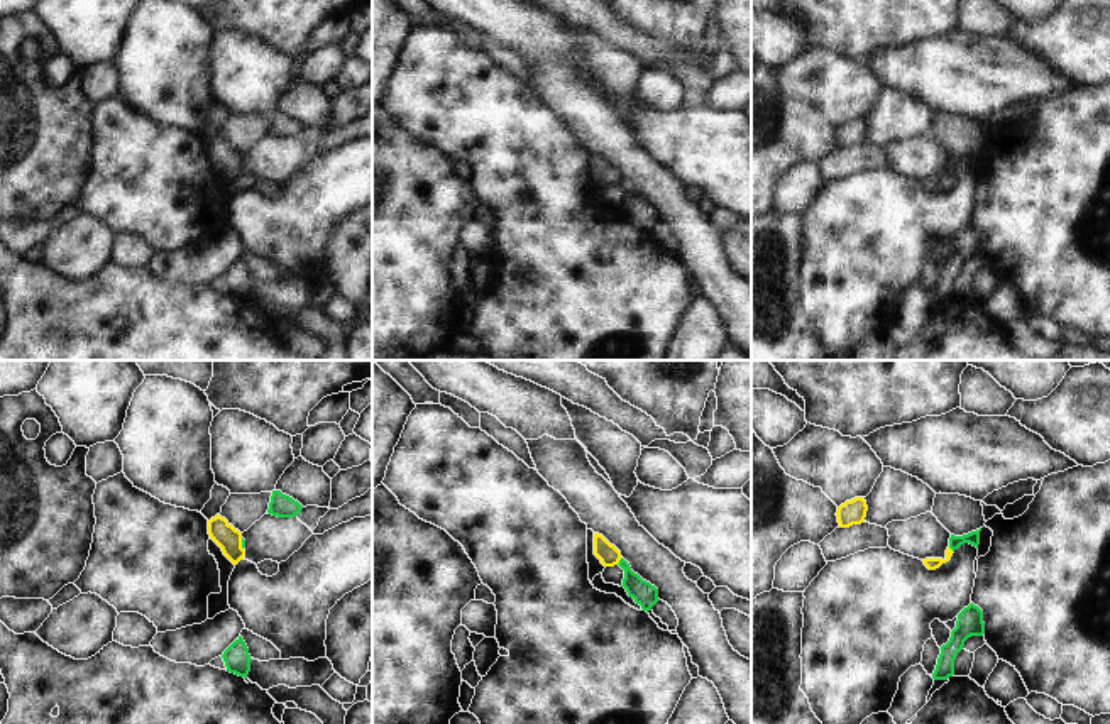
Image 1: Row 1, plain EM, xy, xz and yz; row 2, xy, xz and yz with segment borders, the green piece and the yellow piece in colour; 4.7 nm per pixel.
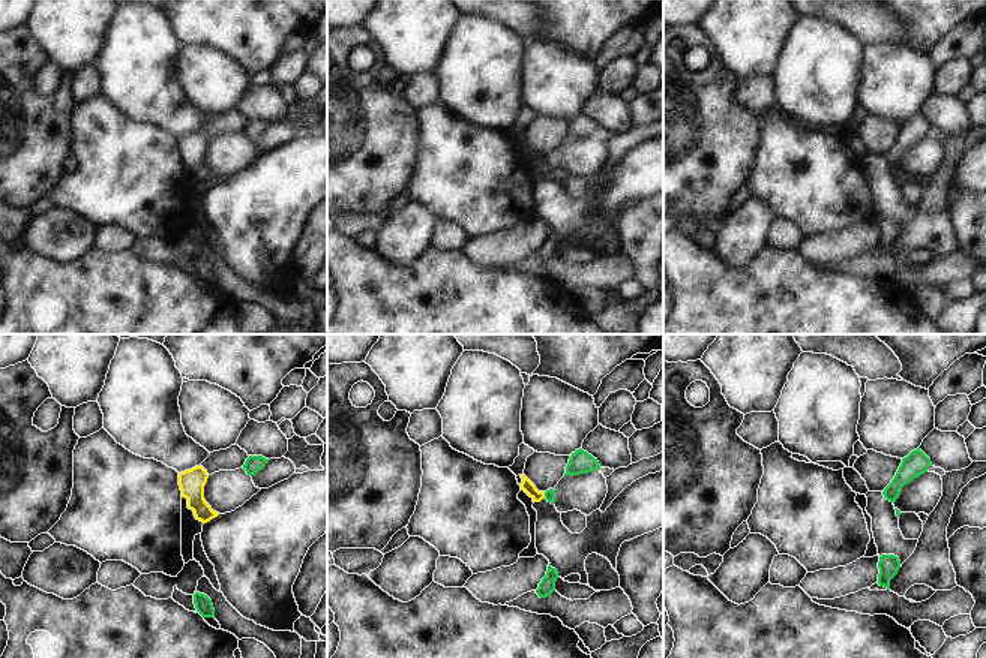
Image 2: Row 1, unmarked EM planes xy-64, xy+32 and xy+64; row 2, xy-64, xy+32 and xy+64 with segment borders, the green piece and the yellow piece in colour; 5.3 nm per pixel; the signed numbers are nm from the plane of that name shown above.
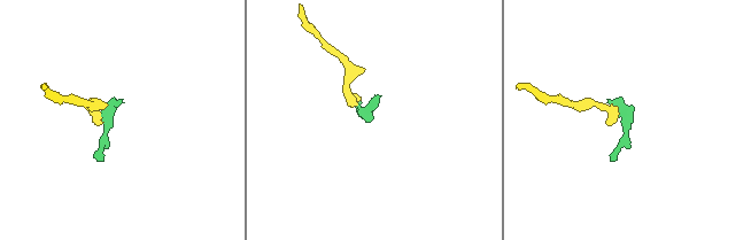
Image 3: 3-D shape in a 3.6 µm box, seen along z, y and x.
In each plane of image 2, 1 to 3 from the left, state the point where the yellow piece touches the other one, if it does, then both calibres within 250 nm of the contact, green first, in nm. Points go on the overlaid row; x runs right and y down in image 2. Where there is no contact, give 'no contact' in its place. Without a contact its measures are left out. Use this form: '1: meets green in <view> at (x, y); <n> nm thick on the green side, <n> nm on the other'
1: no contact
2: meets green in xy+32 at (545, 495); 60 nm thick on the green side, 70 nm on the other
3: no contact

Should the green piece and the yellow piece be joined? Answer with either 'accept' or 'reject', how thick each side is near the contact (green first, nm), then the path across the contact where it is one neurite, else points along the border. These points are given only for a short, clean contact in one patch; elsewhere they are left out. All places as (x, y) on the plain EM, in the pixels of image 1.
reject; 120 nm thick on the green side, 100 nm on the other; border along xz (621, 178), (616, 185)

